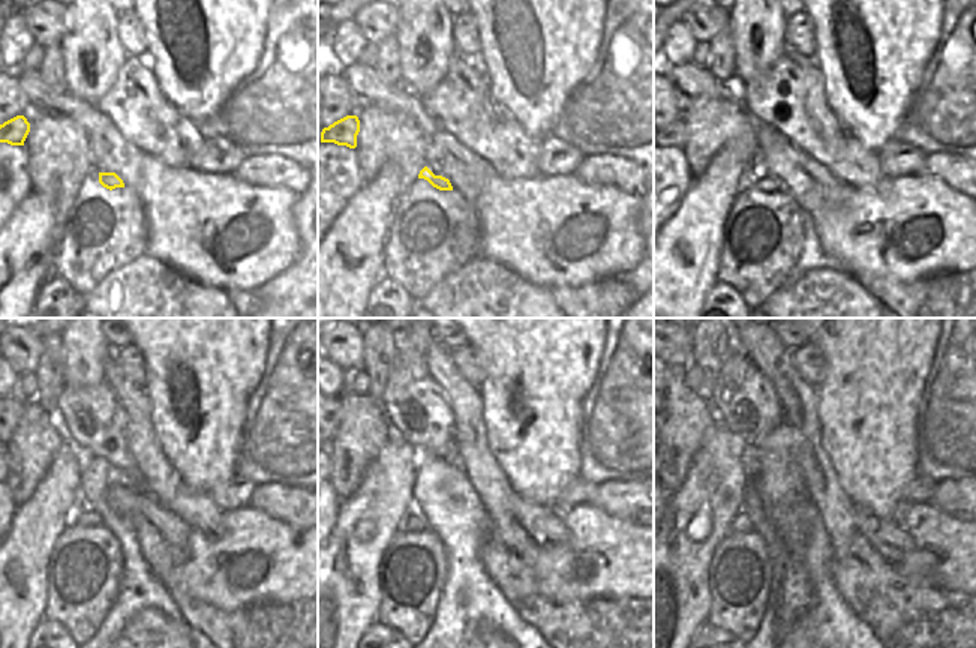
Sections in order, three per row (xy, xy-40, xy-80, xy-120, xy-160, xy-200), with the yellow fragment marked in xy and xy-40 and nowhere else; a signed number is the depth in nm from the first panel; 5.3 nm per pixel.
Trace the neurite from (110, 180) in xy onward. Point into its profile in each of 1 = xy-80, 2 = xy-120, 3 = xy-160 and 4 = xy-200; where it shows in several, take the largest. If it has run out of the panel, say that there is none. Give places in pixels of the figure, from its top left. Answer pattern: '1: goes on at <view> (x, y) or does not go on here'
1: goes on at xy-80 (754, 176)
2: goes on at xy-120 (77, 516)
3: goes on at xy-160 (413, 521)
4: goes on at xy-200 (741, 524)

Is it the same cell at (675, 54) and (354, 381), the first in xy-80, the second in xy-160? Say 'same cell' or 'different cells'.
different cells

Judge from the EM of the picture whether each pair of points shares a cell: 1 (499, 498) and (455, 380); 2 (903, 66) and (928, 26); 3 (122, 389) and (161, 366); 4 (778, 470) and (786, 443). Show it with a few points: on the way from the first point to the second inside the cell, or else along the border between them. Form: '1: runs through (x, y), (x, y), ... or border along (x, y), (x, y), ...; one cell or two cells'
1: runs through (482, 468), (471, 447), (468, 410); one cell
2: runs through (903, 56), (903, 51), (918, 36); one cell
3: border along (143, 389), (149, 399), (149, 419), (153, 423); two cells
4: runs through (778, 464), (780, 449); one cell

